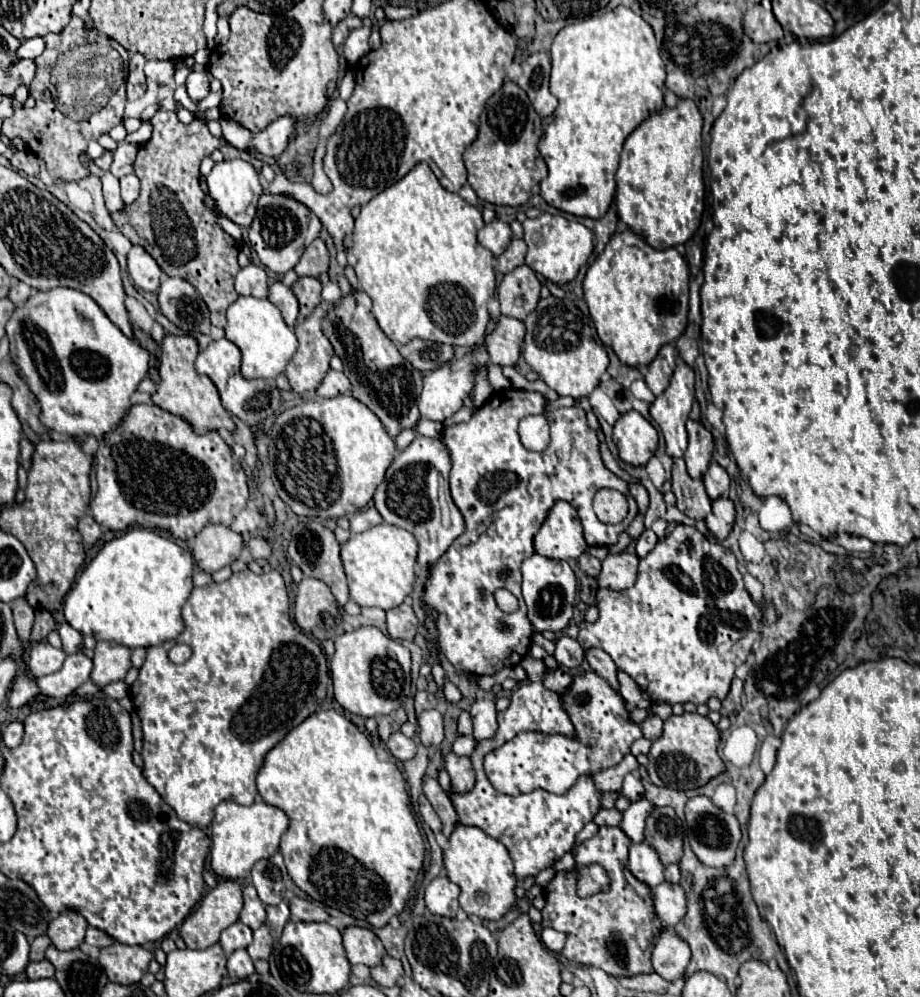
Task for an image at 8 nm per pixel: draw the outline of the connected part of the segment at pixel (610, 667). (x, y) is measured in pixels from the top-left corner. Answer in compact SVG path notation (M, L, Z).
M587 649L587 651L585 651L585 659L589 661L591 669L593 669L597 675L601 675L603 679L607 679L613 689L619 689L619 685L617 685L617 675L615 675L617 665L613 665L613 659L611 659L605 651L601 651L601 649Z

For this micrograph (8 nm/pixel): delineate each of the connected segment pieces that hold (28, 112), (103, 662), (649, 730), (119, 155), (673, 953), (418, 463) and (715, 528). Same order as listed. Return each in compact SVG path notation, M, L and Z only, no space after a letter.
M35 61L35 63L37 63L37 75L31 83L31 97L37 103L31 109L17 107L15 115L11 119L3 121L1 133L7 137L15 137L15 135L23 137L27 141L27 147L33 153L43 157L51 177L55 177L55 179L59 177L65 181L79 181L89 175L89 171L79 163L79 155L87 149L87 143L91 139L97 139L101 133L111 131L123 119L125 85L121 85L121 89L117 89L117 93L113 93L113 97L109 97L109 105L105 105L105 109L101 109L101 113L93 113L93 117L89 117L89 121L69 121L69 117L61 117L61 113L57 113L57 109L53 109L53 101L41 101L41 89L45 89L45 85L49 85L49 61Z
M98 641L93 655L93 665L95 667L91 673L91 681L97 687L121 681L131 669L131 649L111 641Z
M651 715L649 719L645 719L645 721L641 723L641 727L643 727L643 737L645 737L645 739L649 739L649 741L653 741L653 739L657 739L657 737L659 737L661 727L663 727L663 721L661 721L659 717Z
M119 141L117 149L115 149L115 159L113 159L113 165L111 165L109 171L111 171L117 179L123 177L123 175L133 173L135 155L137 155L137 147L135 147L135 145L125 143L125 141Z
M663 927L651 953L653 969L665 981L675 981L685 975L689 959L691 959L691 949L689 945L685 945L685 941L681 941L681 935L669 931L669 927Z
M417 435L415 441L401 451L387 469L383 485L375 491L375 507L383 521L415 535L419 543L419 563L423 571L447 551L447 547L465 531L465 521L461 511L449 493L449 473L451 457L443 441Z
M719 497L717 501L713 501L713 513L705 519L705 523L717 539L725 539L729 535L733 521L735 521L733 501L729 497Z

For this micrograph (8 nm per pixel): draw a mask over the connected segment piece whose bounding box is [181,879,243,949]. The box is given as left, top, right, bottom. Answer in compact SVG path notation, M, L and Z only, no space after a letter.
M219 881L201 905L183 921L181 937L189 949L207 949L219 941L225 927L239 919L243 907L241 885L237 881Z

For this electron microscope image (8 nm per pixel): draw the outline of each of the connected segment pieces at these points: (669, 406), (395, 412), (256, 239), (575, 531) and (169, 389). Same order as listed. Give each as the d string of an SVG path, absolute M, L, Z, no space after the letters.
M683 359L677 361L669 387L651 403L651 417L659 425L669 457L683 457L687 449L685 423L695 399L695 375Z
M353 289L351 295L341 297L331 311L327 311L327 315L321 321L321 331L325 333L325 337L329 339L329 343L335 349L335 355L343 361L343 373L345 377L351 381L351 395L361 401L363 405L367 405L385 425L387 433L391 437L397 437L399 431L403 429L413 429L419 421L419 409L417 409L417 397L421 393L421 377L411 377L413 367L407 365L407 361L401 357L401 353L397 351L397 347L393 345L393 341L379 329L375 317L371 315L371 299L363 289Z
M263 193L259 197L253 225L249 227L249 241L259 261L271 271L275 271L277 275L283 275L297 265L305 247L319 235L319 231L321 231L319 217L311 213L305 205L301 205L291 197L283 197L283 195L275 197L275 195Z
M557 501L533 539L535 551L555 561L571 561L587 551L577 511L567 501Z
M167 333L161 341L161 365L159 365L159 375L161 381L157 385L157 391L153 393L153 403L159 405L161 409L185 417L197 433L207 433L211 429L227 429L233 431L235 423L231 415L223 409L217 387L213 381L201 373L195 371L193 363L199 353L199 343L193 335L171 335Z

